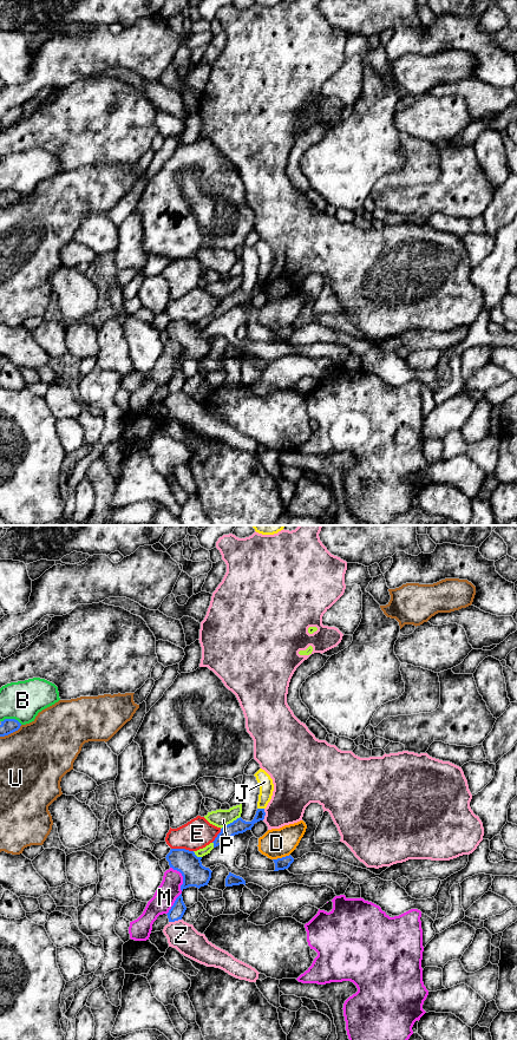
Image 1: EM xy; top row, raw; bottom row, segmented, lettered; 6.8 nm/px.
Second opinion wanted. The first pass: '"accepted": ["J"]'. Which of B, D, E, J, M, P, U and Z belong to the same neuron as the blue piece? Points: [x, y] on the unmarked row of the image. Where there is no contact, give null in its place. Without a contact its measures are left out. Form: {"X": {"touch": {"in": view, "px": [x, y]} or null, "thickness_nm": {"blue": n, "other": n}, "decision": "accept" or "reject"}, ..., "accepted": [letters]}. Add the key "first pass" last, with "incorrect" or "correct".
{"B": {"touch": {"in": "xy", "px": [12, 190]}, "thickness_nm": {"blue": 100, "other": 260}, "decision": "reject"}, "D": {"touch": {"in": "xy", "px": [282, 328]}, "thickness_nm": {"blue": 80, "other": 200}, "decision": "reject"}, "E": {"touch": {"in": "xy", "px": [182, 320]}, "thickness_nm": {"blue": 160, "other": 200}, "decision": "reject"}, "J": {"touch": {"in": "xy", "px": [261, 280]}, "thickness_nm": {"blue": 100, "other": 100}, "decision": "reject"}, "M": {"touch": {"in": "xy", "px": [183, 348]}, "thickness_nm": {"blue": 160, "other": 150}, "decision": "reject"}, "P": {"touch": {"in": "xy", "px": [230, 294]}, "thickness_nm": {"blue": 100, "other": 120}, "decision": "reject"}, "U": {"touch": {"in": "xy", "px": [11, 203]}, "thickness_nm": {"blue": 100, "other": 460}, "decision": "reject"}, "Z": {"touch": {"in": "xy", "px": [175, 391]}, "thickness_nm": {"blue": 100, "other": 190}, "decision": "reject"}, "accepted": [], "first pass": "incorrect"}

